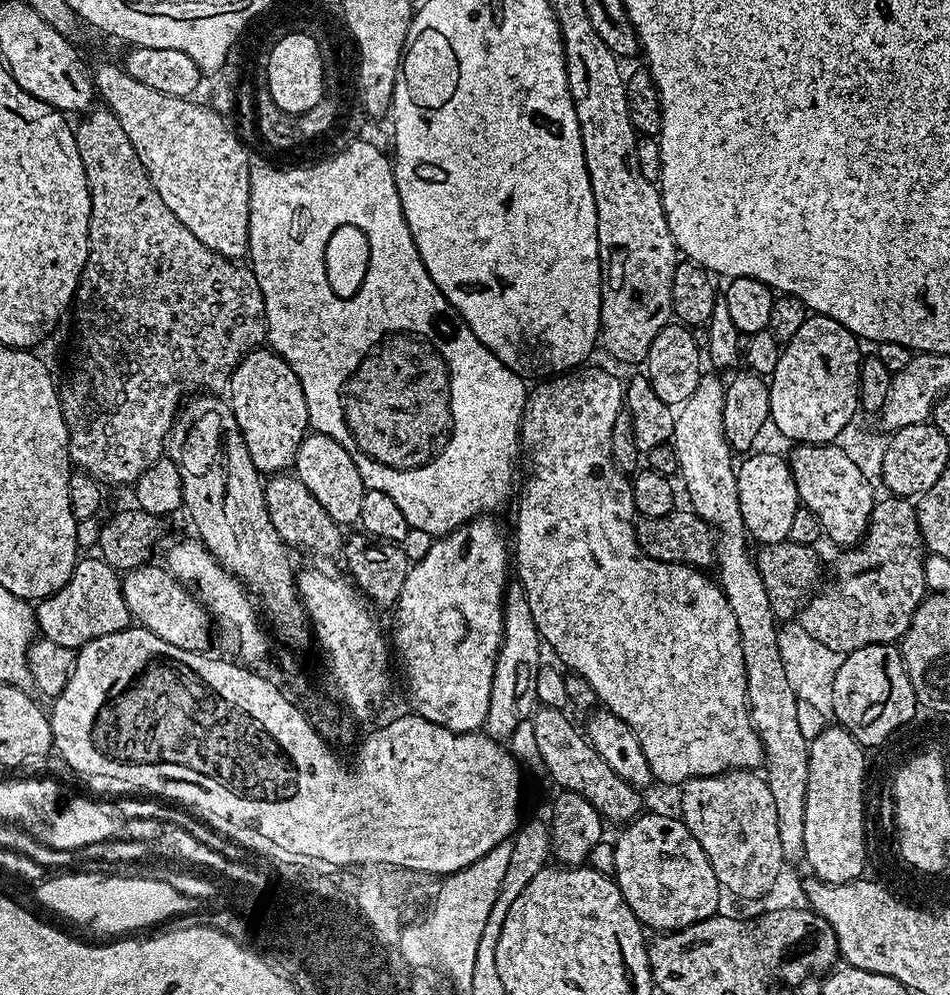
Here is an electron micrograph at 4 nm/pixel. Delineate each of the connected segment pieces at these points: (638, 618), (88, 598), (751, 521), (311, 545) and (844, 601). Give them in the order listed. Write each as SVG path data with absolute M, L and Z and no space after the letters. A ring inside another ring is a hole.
M581 366L571 372L562 372L551 378L544 378L539 381L540 384L535 389L529 391L528 403L524 405L524 420L520 424L520 439L523 447L528 447L532 451L532 473L528 476L528 481L524 484L524 489L520 492L520 505L516 508L516 544L514 540L514 572L518 577L518 583L524 590L524 596L530 602L530 614L534 614L534 622L536 629L540 632L541 641L545 645L548 644L556 651L556 656L561 660L559 663L565 669L571 670L573 673L581 675L590 686L597 692L599 703L603 705L607 711L614 713L618 718L622 718L622 722L626 722L626 726L630 726L630 730L634 730L634 734L638 734L638 742L642 754L646 754L646 762L650 762L650 770L653 777L657 781L660 780L664 784L683 785L685 782L692 779L693 776L717 776L729 770L756 770L764 764L764 743L761 742L760 736L756 733L755 726L752 725L752 719L748 716L748 691L746 690L746 662L742 654L742 642L738 634L738 618L734 618L734 610L730 610L730 602L726 602L726 594L720 589L719 583L715 579L712 580L701 569L694 568L686 564L667 564L661 560L650 558L638 546L636 541L636 521L638 513L634 506L634 498L632 497L632 481L625 473L621 472L618 465L611 454L610 434L613 429L614 420L618 416L621 409L626 404L626 388L620 380L612 372L607 372L604 368L588 368L589 366Z
M93 556L77 559L66 586L35 605L39 633L58 646L79 650L94 638L118 634L133 623L126 606L121 573L111 568L103 558Z
M756 452L743 457L744 461L739 461L736 470L736 481L738 482L738 502L742 506L742 522L746 526L749 537L753 541L757 540L757 545L771 546L773 544L783 544L788 540L790 526L794 519L794 514L802 507L800 495L794 486L792 468L788 465L787 459L782 455L775 456L772 452Z
M295 474L269 475L264 485L264 497L266 498L266 510L270 514L270 522L274 522L274 530L278 530L280 539L289 549L301 548L302 551L313 552L316 556L339 557L341 555L346 539L345 533L340 533L343 532L341 525L336 524L334 518L330 518L330 514L326 514L326 510L322 510L318 498L314 498L314 494L310 494L310 490L306 490L306 486L302 486L302 482Z
M888 494L885 497L885 500L884 497L877 499L862 543L849 547L845 551L848 553L837 562L836 581L825 592L817 591L799 609L798 621L806 633L810 634L810 638L822 642L823 646L828 646L830 650L847 654L871 644L896 644L904 639L918 606L926 597L926 549L920 539L916 505L911 499L903 496Z

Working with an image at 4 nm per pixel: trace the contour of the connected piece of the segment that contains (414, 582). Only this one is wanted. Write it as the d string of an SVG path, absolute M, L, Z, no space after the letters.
M485 514L483 516L478 516L474 520L468 521L468 523L463 524L460 528L455 528L453 532L448 533L446 536L442 536L433 539L432 545L430 546L429 552L426 554L421 561L413 563L408 569L406 574L406 582L402 582L402 594L398 598L394 609L394 615L396 615L396 644L394 640L394 648L400 651L400 656L404 659L404 676L408 679L408 700L412 703L411 711L417 716L426 718L430 722L434 722L438 726L446 726L446 730L454 730L455 732L479 732L484 727L486 722L486 714L490 710L490 686L494 686L494 666L496 661L500 659L500 647L504 644L504 597L506 595L506 589L510 583L510 577L508 577L508 572L510 576L510 544L504 541L504 536L500 533L500 528L498 525L492 521L493 517L491 515Z

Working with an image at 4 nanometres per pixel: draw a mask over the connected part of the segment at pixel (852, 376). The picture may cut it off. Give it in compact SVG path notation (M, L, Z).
M810 314L802 322L798 334L790 338L782 348L778 358L778 370L770 377L771 427L776 427L786 439L796 444L831 444L839 441L842 430L853 423L855 412L860 408L860 362L861 341L853 332L846 330L834 318Z

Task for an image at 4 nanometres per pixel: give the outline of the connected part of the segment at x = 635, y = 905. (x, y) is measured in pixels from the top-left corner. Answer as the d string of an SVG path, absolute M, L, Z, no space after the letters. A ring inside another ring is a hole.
M647 812L623 825L624 833L614 840L614 879L632 913L645 929L657 928L660 934L717 915L721 911L722 889L706 850L698 846L698 838L690 834L683 819Z

